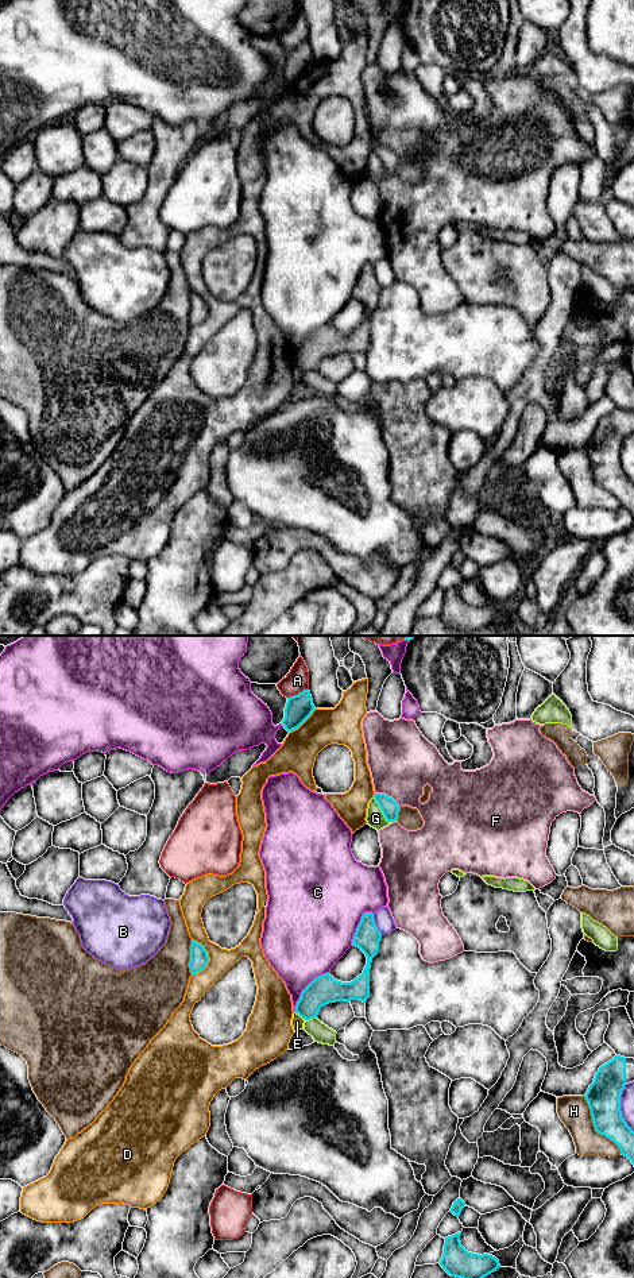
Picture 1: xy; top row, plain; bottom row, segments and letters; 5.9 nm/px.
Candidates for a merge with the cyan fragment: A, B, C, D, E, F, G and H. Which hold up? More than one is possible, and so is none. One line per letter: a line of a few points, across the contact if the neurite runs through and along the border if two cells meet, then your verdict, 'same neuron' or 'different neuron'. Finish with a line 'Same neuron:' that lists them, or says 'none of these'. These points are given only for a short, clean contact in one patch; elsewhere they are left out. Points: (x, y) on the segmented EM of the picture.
A: different neuron
B: different neuron
C: different neuron
D: different neuron
E: line xy (294, 1012), (305, 1019); different neuron
F: different neuron
G: different neuron
H: different neuron
Same neuron: none of these

